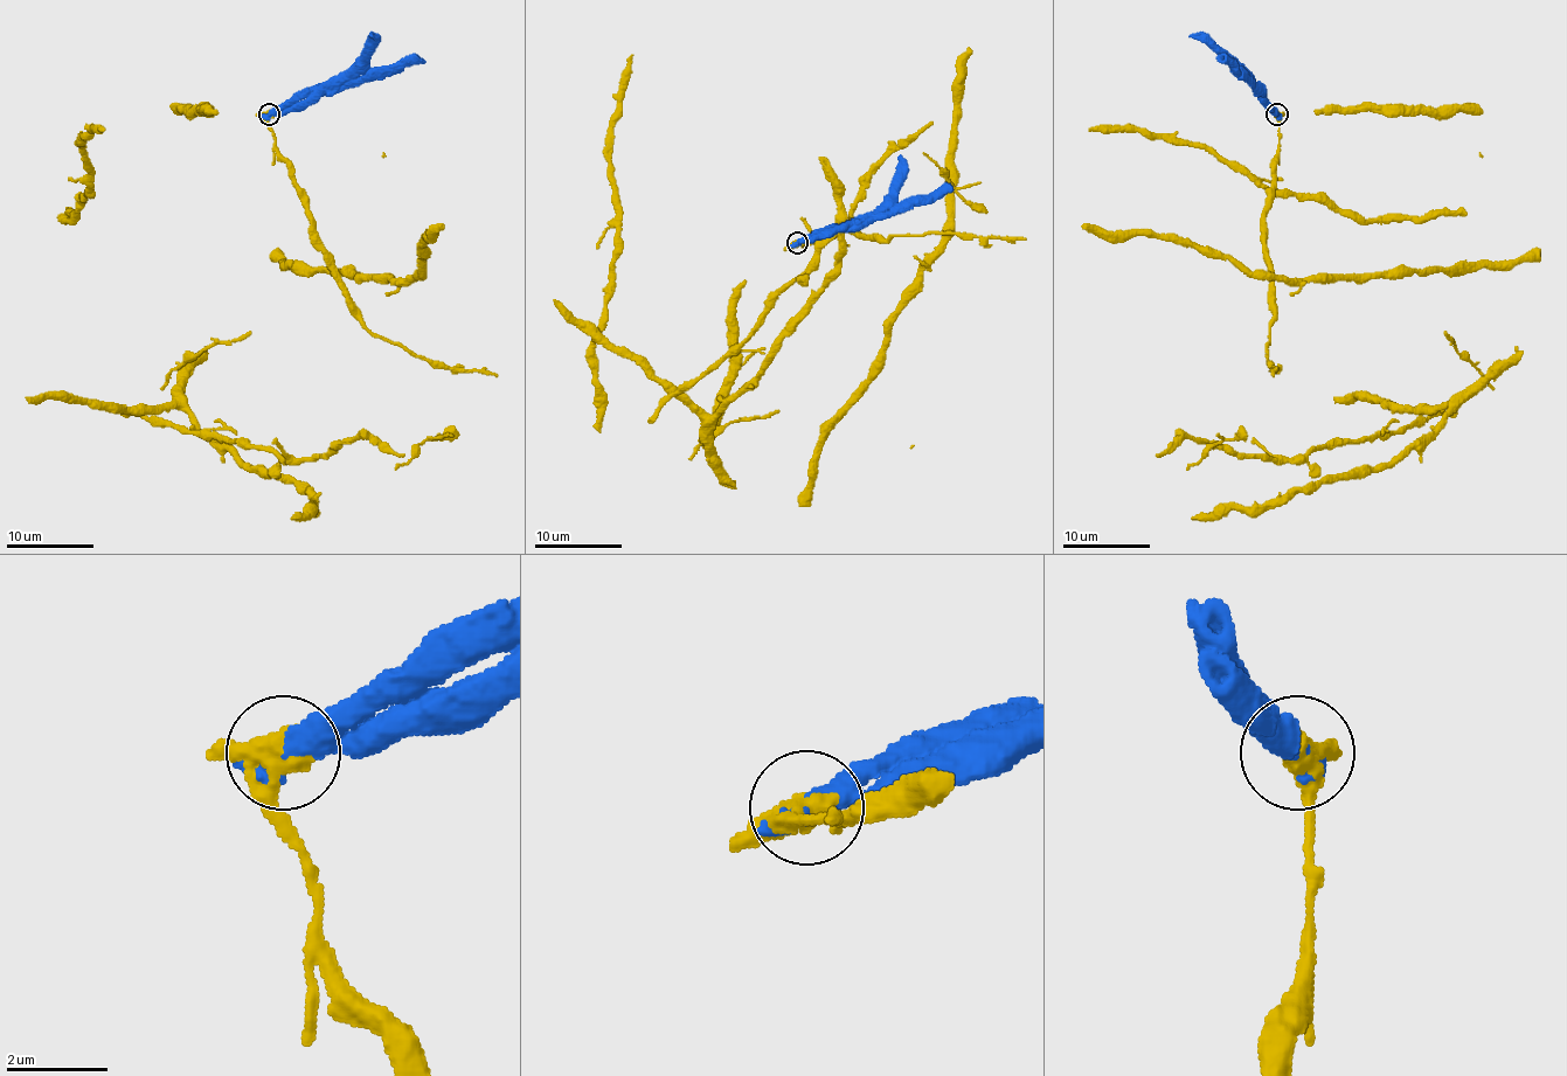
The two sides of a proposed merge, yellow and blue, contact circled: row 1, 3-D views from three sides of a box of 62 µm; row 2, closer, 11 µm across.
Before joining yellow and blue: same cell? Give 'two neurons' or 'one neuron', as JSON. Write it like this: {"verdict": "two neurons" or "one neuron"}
{"verdict": "one neuron"}

